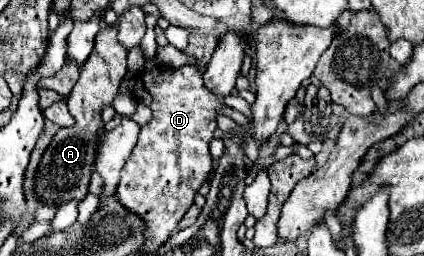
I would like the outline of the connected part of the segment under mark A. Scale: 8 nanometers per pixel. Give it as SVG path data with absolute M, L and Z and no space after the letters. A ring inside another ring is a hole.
M104 25L96 35L96 45L90 55L90 61L82 65L80 79L74 85L72 93L66 97L68 109L72 111L76 125L68 129L60 129L50 147L46 149L36 177L36 189L38 195L48 205L62 205L70 199L84 199L88 193L88 183L92 175L92 167L96 161L96 135L102 131L102 109L110 107L118 95L118 87L126 75L126 55L128 49L118 41L118 27L116 25Z

